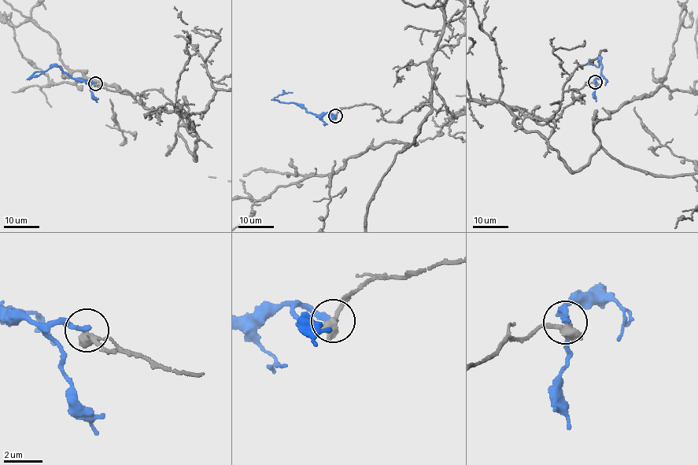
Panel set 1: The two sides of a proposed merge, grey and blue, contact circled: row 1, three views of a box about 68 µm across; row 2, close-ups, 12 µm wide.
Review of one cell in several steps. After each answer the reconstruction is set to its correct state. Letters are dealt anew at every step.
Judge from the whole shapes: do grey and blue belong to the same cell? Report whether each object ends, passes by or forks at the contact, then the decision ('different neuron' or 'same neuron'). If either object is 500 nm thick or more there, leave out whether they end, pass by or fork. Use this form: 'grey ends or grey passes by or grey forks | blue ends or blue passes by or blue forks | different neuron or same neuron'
different neuron

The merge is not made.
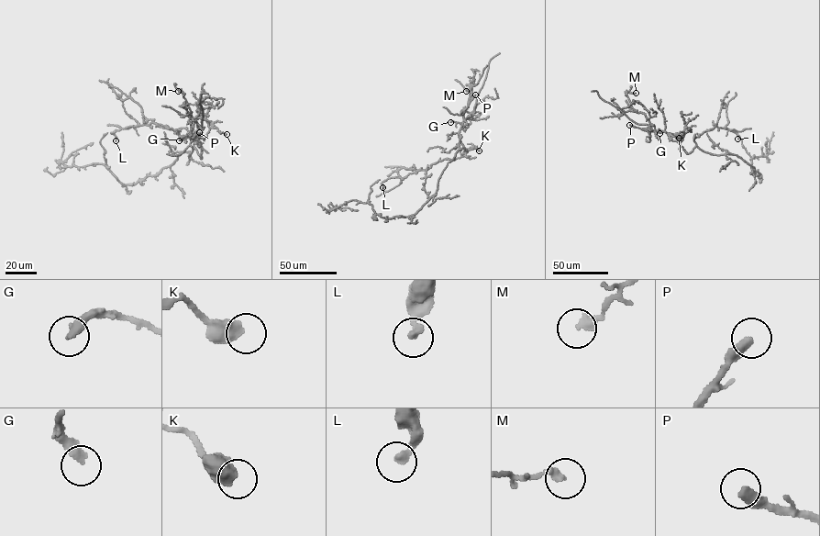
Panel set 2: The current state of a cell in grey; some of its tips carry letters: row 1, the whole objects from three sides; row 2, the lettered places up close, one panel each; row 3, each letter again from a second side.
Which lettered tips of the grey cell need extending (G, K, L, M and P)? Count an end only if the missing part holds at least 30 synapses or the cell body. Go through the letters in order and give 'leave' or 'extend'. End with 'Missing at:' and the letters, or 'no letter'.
G: leave
K: leave
L: leave
M: leave
P: extend
Missing at: P

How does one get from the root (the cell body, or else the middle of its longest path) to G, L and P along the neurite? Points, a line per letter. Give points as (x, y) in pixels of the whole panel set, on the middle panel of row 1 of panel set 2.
G: (437, 184), (442, 172), (459, 147), (462, 124), (450, 122)
L: (437, 184), (451, 160), (443, 159), (427, 169), (409, 173), (403, 178), (388, 178), (382, 183), (382, 187)
P: (437, 184), (442, 172), (459, 149), (463, 111), (475, 94)

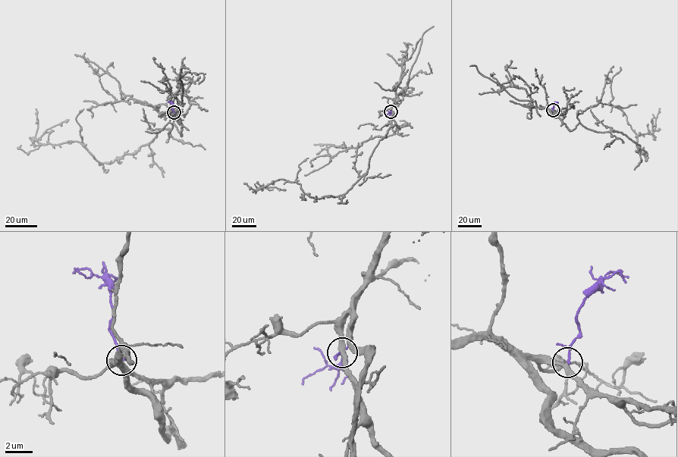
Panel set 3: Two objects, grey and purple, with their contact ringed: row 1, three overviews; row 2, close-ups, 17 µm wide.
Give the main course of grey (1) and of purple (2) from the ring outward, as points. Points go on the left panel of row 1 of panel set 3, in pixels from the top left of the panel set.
1: (174, 112), (181, 136), (173, 123), (133, 153), (102, 164), (80, 142), (37, 142), (68, 119)
2: (174, 112), (172, 104), (167, 101)

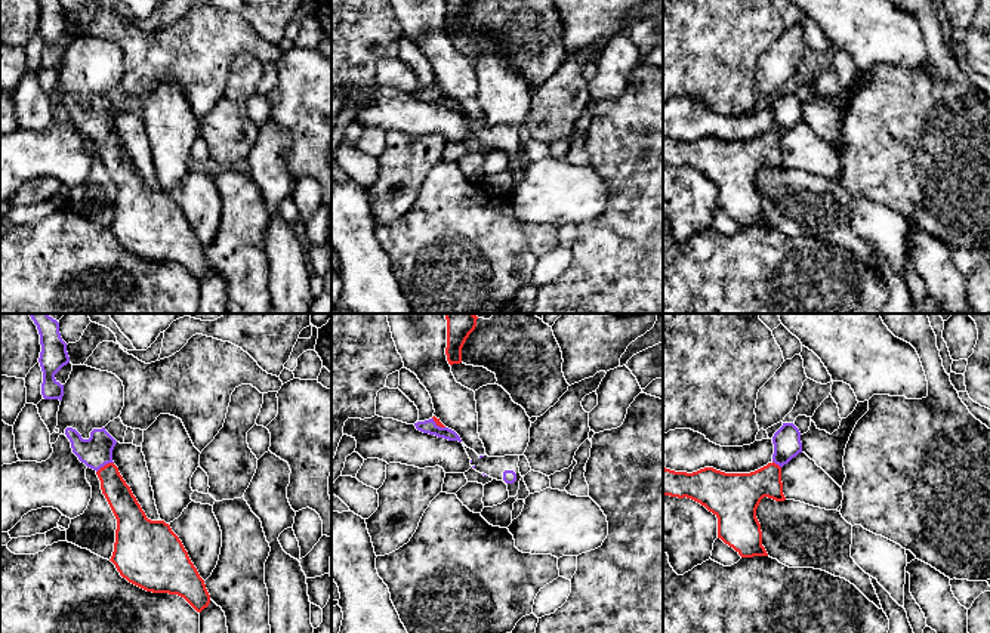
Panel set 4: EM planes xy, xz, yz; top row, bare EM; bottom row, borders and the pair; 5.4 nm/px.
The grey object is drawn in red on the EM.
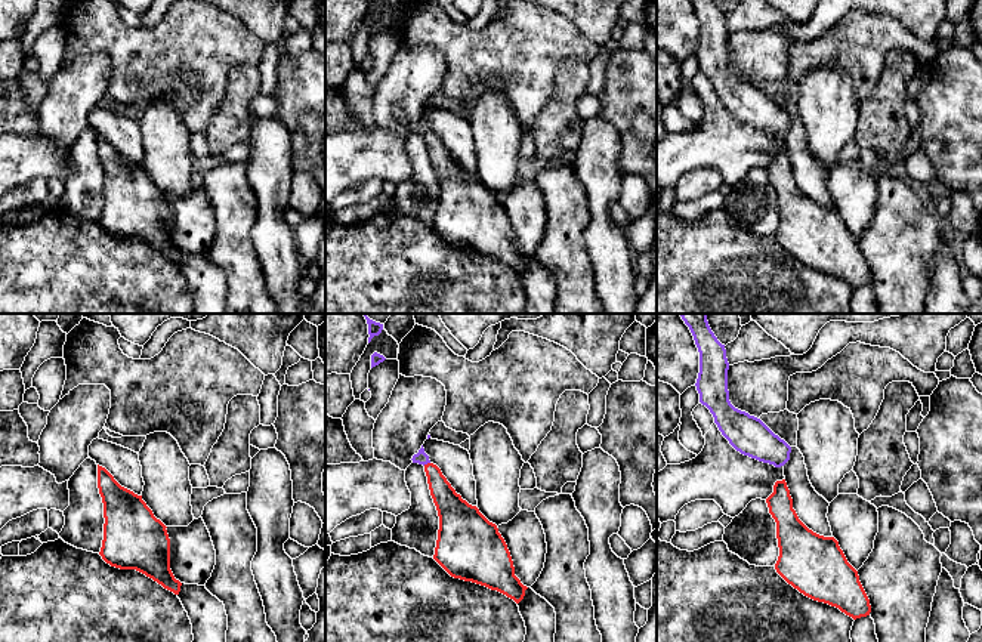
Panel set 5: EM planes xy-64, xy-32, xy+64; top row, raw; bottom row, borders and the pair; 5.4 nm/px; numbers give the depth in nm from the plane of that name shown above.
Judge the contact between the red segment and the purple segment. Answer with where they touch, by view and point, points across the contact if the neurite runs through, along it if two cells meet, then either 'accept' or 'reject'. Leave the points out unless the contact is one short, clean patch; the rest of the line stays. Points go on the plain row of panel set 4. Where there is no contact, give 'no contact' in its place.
contact xy (104, 135); way xy (125, 175), (104, 135), (96, 120); accept

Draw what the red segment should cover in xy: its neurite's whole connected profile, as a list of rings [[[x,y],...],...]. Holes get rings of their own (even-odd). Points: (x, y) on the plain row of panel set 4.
[[[67,96],[65,104],[78,129],[96,141],[102,163],[117,188],[110,229],[120,244],[147,260],[178,263],[197,281],[207,277],[210,263],[182,210],[169,192],[147,186],[114,133],[117,109],[105,96],[93,98],[89,108],[83,108],[73,96]]]

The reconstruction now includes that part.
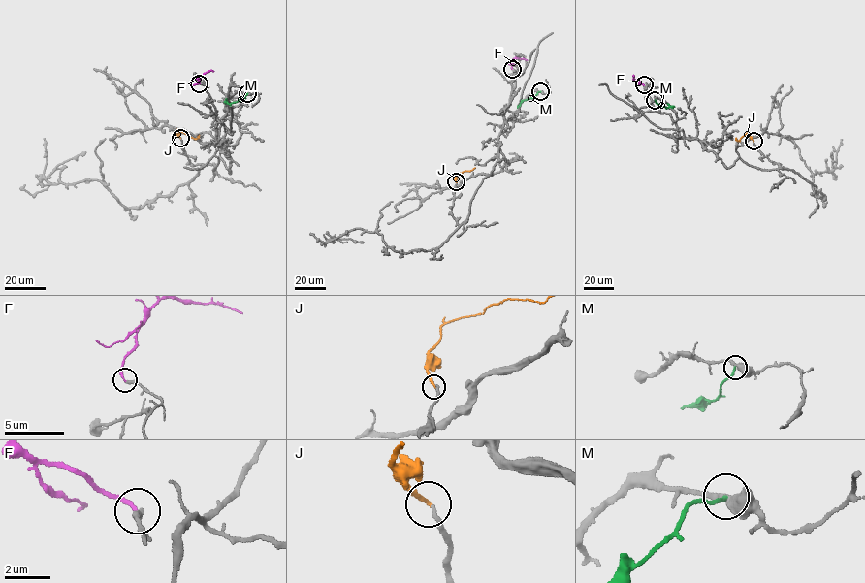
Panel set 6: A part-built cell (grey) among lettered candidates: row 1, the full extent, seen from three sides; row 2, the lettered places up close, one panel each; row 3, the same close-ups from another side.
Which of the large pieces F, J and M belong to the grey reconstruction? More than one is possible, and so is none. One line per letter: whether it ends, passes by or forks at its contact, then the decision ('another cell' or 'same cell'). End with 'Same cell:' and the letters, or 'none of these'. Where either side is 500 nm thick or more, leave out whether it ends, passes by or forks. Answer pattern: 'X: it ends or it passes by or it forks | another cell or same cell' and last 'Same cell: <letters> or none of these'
F: it ends | same cell
J: it ends | another cell
M: it ends | another cell
Same cell: F

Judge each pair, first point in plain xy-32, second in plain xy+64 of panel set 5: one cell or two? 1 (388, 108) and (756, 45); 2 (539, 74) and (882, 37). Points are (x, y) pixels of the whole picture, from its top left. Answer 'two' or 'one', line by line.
1: one
2: one

